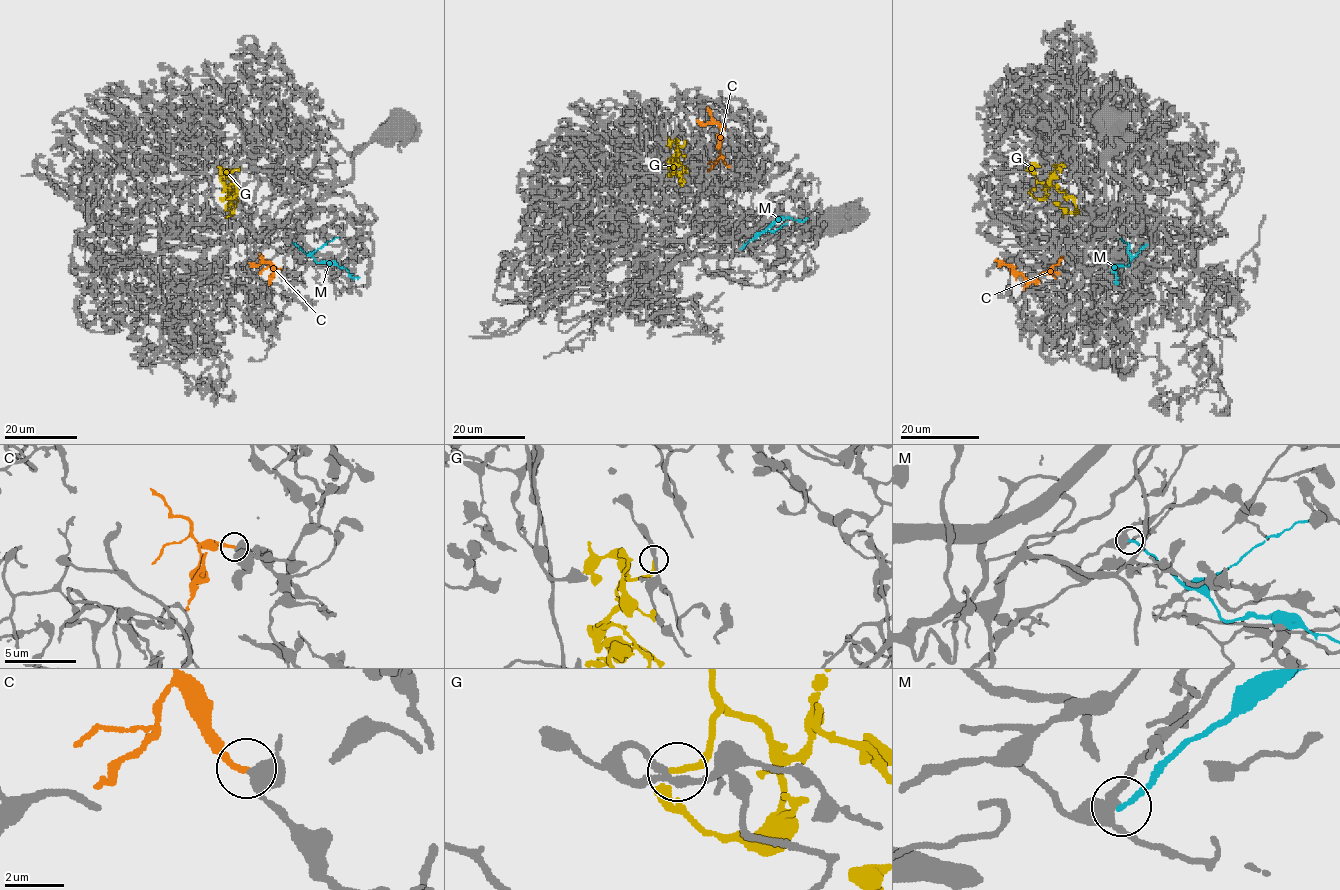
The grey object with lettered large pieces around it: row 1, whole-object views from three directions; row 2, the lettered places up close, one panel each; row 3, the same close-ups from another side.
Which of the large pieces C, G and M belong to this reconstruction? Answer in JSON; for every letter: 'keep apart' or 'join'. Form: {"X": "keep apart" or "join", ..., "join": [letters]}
{"C": "join", "G": "join", "M": "keep apart", "join": ["C", "G"]}

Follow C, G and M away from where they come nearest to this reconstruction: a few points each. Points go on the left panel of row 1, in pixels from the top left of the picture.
C: (281, 269), (272, 269), (272, 277), (273, 267), (265, 261), (257, 265), (249, 262)
G: (236, 191), (230, 184), (224, 189), (235, 192), (228, 195), (235, 201), (232, 213), (225, 208), (232, 203)
M: (293, 242), (317, 263), (333, 262), (345, 268), (352, 278), (360, 278)

